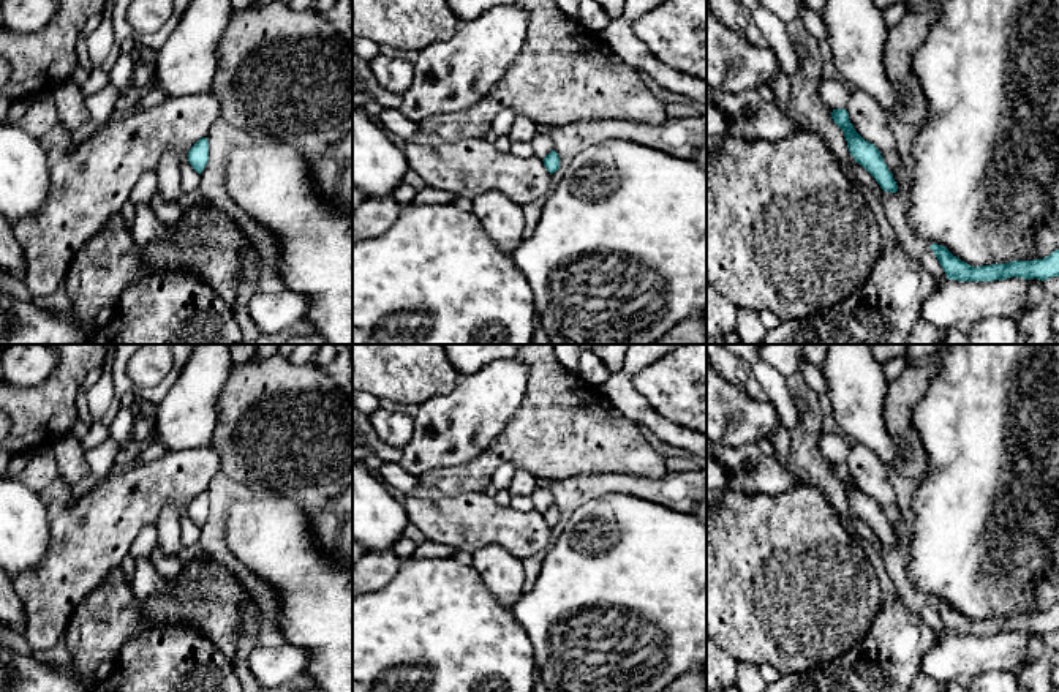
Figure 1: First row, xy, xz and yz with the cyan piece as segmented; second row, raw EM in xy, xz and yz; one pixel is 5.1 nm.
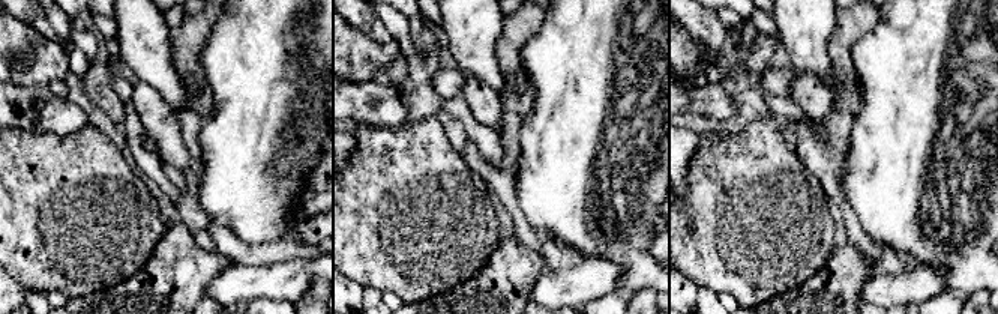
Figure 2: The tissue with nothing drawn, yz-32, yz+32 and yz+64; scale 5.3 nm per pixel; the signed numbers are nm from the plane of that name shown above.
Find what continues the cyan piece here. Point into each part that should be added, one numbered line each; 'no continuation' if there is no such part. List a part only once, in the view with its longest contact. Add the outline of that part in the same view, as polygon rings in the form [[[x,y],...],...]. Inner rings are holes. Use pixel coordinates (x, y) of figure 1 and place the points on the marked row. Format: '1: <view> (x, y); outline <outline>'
no continuation

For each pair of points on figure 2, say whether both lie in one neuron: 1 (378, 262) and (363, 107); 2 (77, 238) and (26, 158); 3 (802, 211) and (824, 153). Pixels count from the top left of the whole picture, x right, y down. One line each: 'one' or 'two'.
1: two
2: one
3: two

